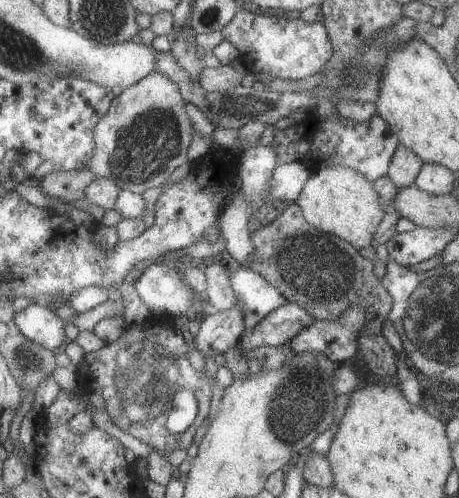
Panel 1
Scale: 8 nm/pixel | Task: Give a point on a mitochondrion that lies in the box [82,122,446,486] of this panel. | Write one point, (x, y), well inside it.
(142, 376)

